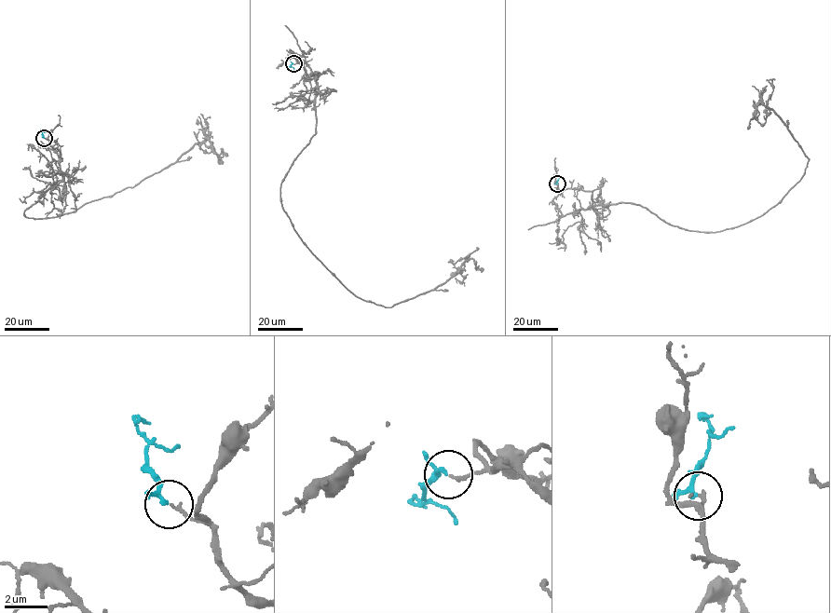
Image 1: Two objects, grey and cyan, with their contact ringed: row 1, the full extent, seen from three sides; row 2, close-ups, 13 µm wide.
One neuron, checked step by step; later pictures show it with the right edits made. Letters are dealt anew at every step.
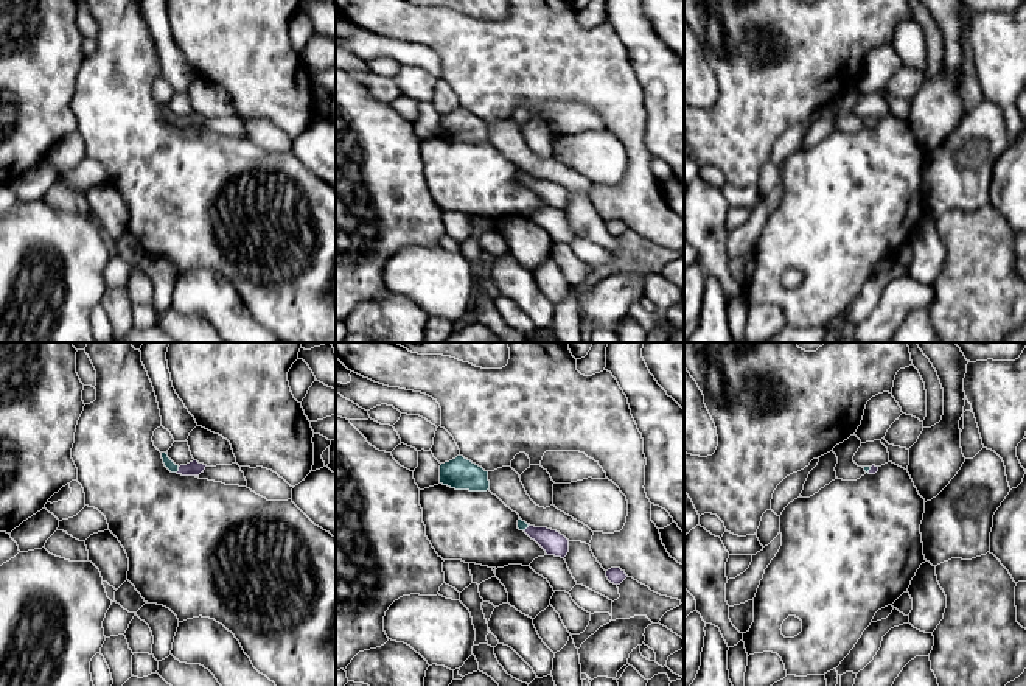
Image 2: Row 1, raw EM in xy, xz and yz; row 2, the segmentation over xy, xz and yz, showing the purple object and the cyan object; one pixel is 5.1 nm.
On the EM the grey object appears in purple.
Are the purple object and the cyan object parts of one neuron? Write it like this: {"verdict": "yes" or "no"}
{"verdict": "yes"}

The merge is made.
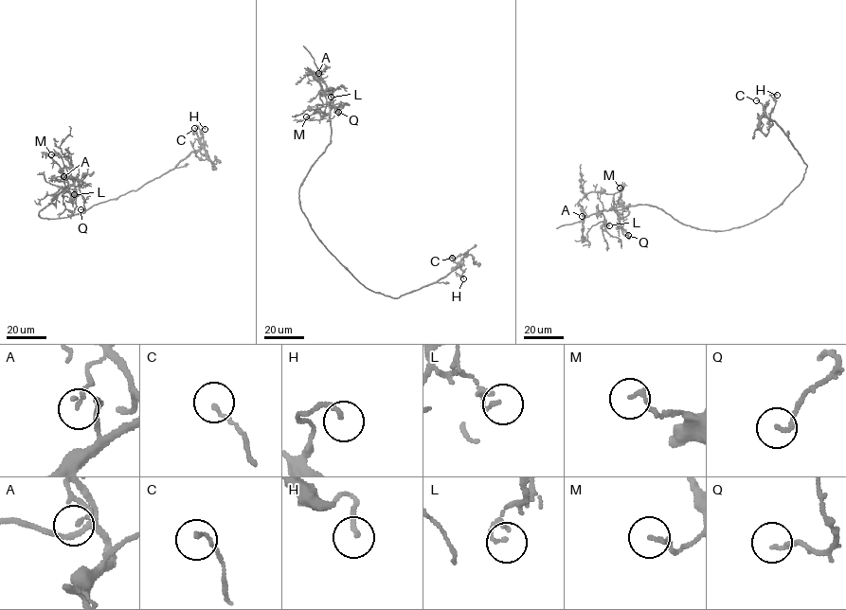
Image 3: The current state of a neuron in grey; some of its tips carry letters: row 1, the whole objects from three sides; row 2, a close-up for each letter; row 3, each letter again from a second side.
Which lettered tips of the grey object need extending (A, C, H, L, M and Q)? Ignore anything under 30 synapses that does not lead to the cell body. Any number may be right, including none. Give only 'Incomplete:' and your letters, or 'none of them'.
Incomplete: none of them

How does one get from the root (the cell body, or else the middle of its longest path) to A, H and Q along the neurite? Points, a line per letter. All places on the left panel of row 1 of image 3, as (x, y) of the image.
A: (57, 218), (41, 217), (39, 213), (72, 184), (74, 177), (77, 178), (66, 178), (63, 173), (63, 176)
H: (57, 218), (80, 214), (94, 205), (116, 199), (167, 172), (200, 149), (204, 141), (201, 130), (205, 129)
Q: (57, 218), (41, 217), (39, 212), (72, 184), (74, 177), (84, 200), (85, 208), (80, 209)

